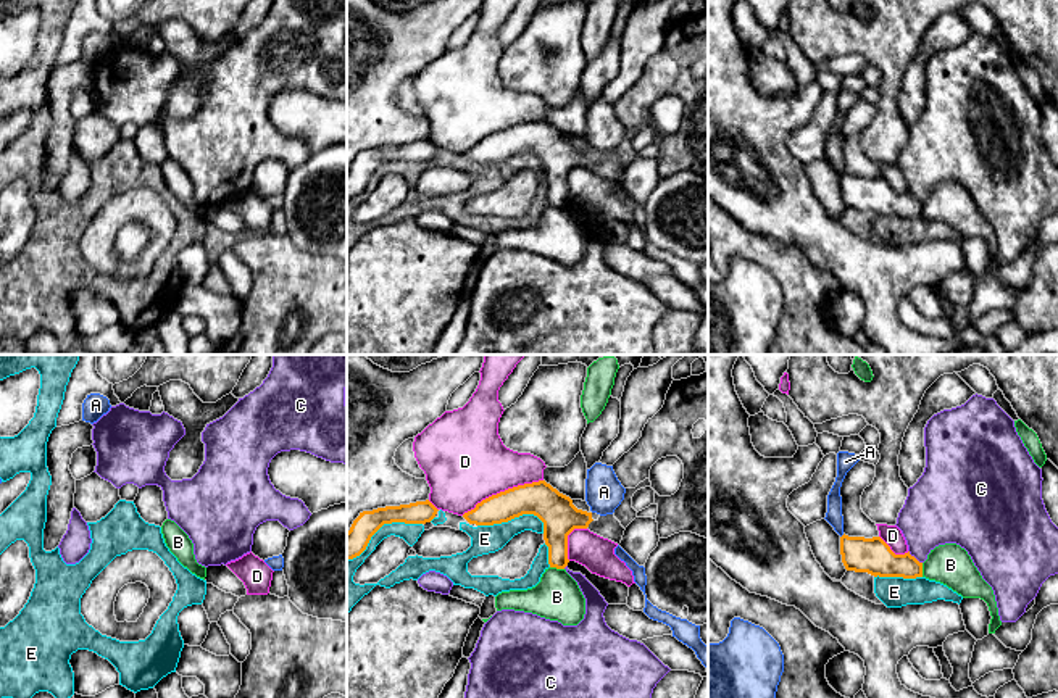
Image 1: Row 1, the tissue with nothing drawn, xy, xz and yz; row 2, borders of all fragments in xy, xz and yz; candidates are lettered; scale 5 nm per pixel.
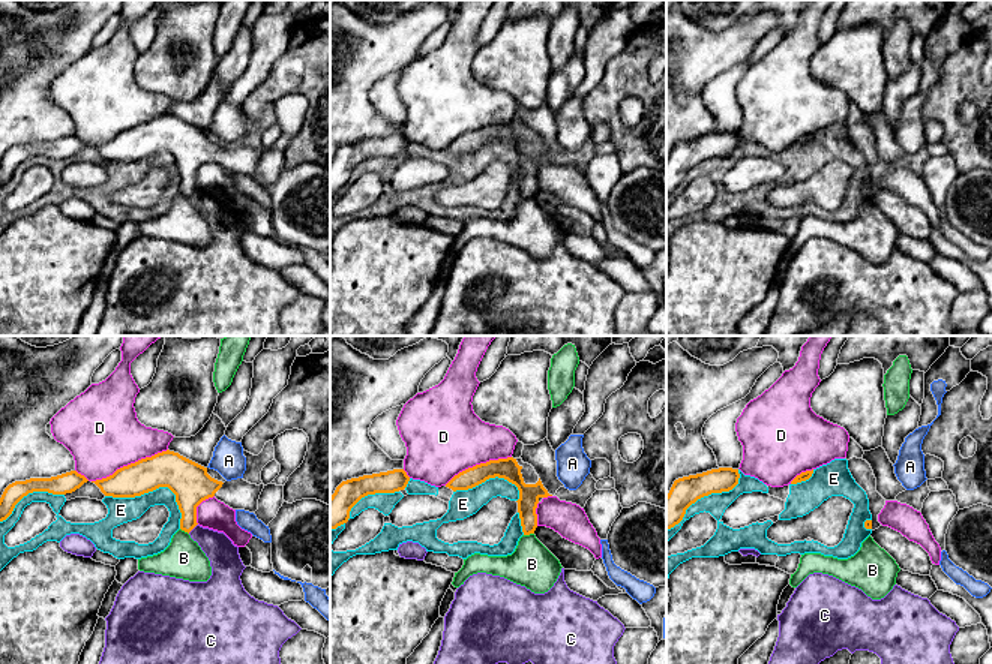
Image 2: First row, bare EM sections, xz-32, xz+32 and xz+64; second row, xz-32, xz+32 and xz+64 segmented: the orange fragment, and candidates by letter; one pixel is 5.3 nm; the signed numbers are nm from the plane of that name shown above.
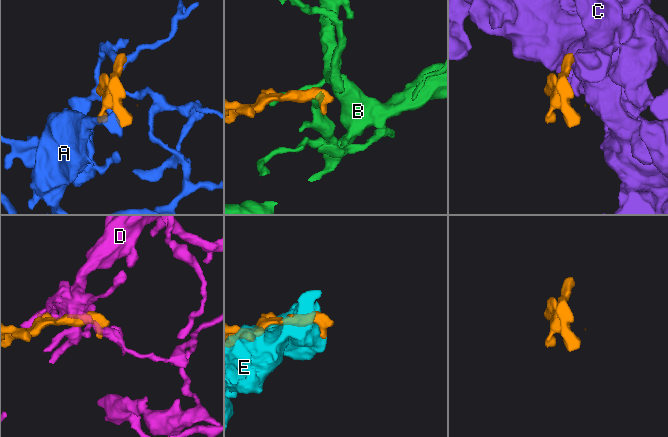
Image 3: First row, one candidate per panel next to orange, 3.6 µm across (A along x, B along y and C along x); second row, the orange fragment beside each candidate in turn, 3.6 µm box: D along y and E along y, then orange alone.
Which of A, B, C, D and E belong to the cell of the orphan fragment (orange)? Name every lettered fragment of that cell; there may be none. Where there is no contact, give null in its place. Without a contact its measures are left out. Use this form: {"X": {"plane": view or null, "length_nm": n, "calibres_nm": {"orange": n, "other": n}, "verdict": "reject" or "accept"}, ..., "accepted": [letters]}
{"A": {"plane": "yz", "length_nm": 30, "calibres_nm": {"orange": 180, "other": 80}, "verdict": "reject"}, "B": {"plane": "xz", "length_nm": 70, "calibres_nm": {"orange": 180, "other": 240}, "verdict": "reject"}, "C": {"plane": "yz", "length_nm": 100, "calibres_nm": {"orange": 180, "other": 320}, "verdict": "reject"}, "D": {"plane": "xz", "length_nm": 440, "calibres_nm": {"orange": 170, "other": 420}, "verdict": "reject"}, "E": {"plane": "xz", "length_nm": 420, "calibres_nm": {"orange": 140, "other": 100}, "verdict": "reject"}, "accepted": []}

